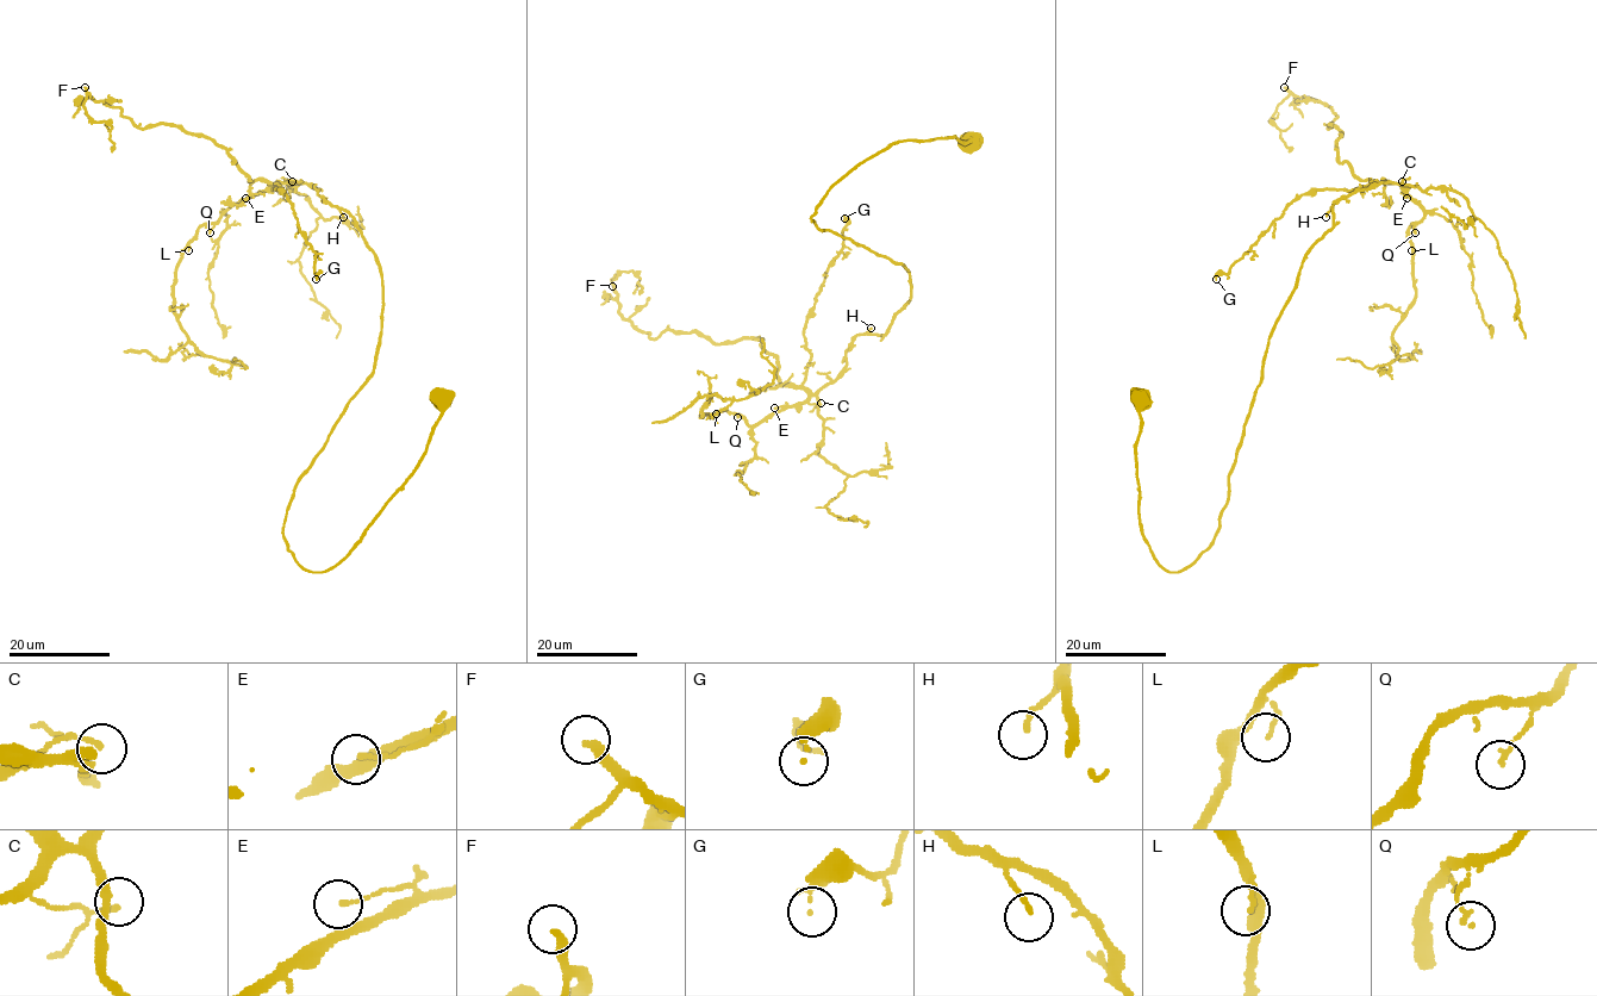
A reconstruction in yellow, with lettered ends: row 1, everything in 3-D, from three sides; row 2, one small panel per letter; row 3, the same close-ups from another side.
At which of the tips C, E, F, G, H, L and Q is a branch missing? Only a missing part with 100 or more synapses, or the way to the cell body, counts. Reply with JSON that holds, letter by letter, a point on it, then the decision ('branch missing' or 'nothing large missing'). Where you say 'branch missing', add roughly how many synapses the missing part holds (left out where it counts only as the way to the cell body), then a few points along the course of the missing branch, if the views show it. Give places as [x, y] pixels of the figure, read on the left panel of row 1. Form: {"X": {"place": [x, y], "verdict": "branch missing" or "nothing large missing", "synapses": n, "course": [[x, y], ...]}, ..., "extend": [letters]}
{"C": {"place": [292, 181], "verdict": "nothing large missing"}, "E": {"place": [245, 198], "verdict": "nothing large missing"}, "F": {"place": [85, 87], "verdict": "branch missing", "synapses": 100}, "G": {"place": [316, 279], "verdict": "nothing large missing"}, "H": {"place": [343, 217], "verdict": "nothing large missing"}, "L": {"place": [188, 250], "verdict": "nothing large missing"}, "Q": {"place": [210, 232], "verdict": "nothing large missing"}, "extend": ["F"]}

